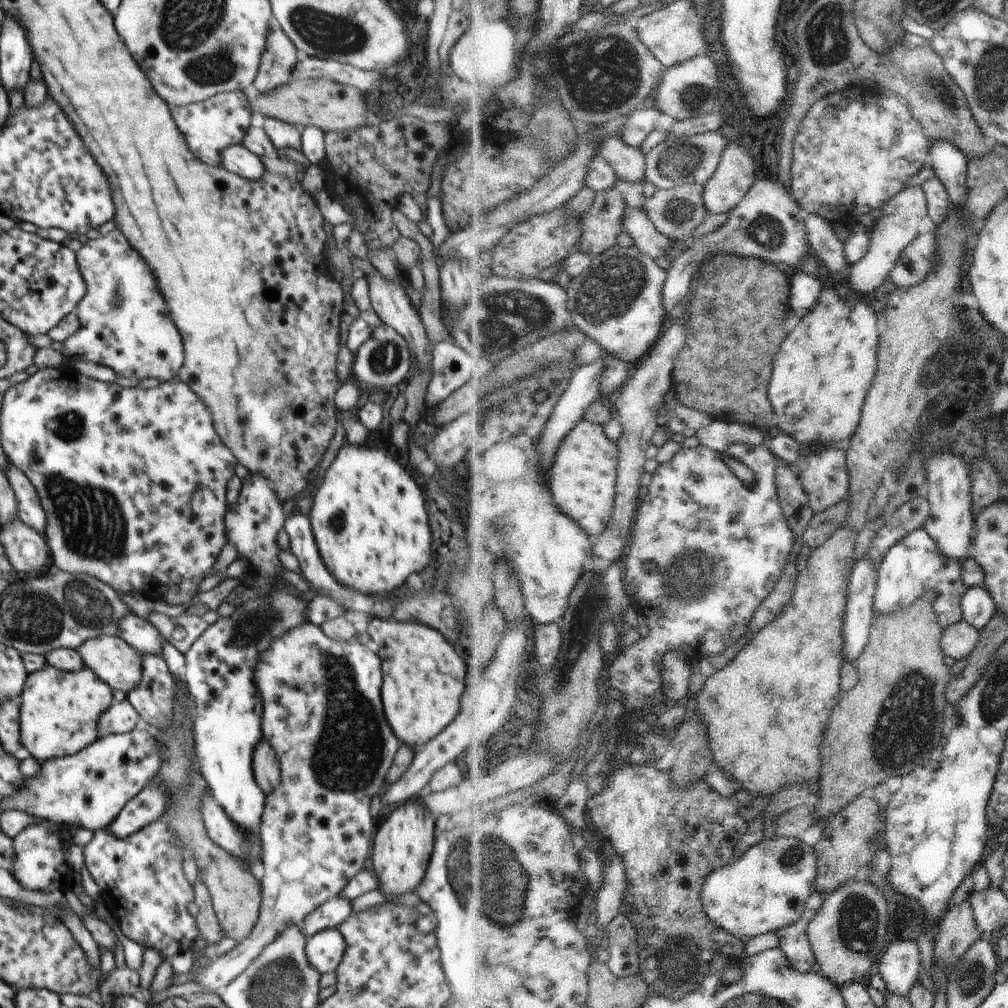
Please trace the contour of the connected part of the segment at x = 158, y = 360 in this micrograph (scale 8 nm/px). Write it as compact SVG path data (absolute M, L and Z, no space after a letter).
M118 229L94 239L84 239L82 247L75 253L82 278L86 282L86 294L75 310L80 328L62 344L61 353L66 363L75 360L90 361L107 366L119 376L139 381L156 378L163 383L176 379L184 362L183 340L172 322L170 309L156 284L156 278L144 258L130 246Z

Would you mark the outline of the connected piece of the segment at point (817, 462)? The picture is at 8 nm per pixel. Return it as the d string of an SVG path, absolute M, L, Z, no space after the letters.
M829 446L822 452L801 458L801 477L810 495L810 506L822 514L851 494L849 451Z

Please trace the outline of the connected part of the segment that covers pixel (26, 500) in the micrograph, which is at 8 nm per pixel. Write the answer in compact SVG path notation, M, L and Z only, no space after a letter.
M8 460L6 466L6 478L8 478L10 486L16 495L16 510L18 516L24 524L28 524L30 528L34 528L38 534L45 532L46 513L34 485L24 472L18 470L14 464Z

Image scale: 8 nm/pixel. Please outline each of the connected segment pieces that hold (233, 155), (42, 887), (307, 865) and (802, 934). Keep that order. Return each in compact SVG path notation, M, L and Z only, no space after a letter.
M242 143L222 148L220 162L225 169L242 176L242 178L248 178L248 180L260 180L267 174L260 157L250 152Z
M33 824L13 838L13 846L12 876L22 884L22 888L47 893L65 892L70 889L71 866L66 862L64 856L66 847L58 832L54 832L44 825Z
M309 622L272 640L270 648L260 652L254 668L254 684L262 698L262 734L275 750L281 766L280 784L265 795L258 830L265 871L259 880L260 914L252 932L234 950L192 972L192 982L219 994L286 928L300 926L310 912L338 897L349 880L368 866L371 836L376 830L370 810L372 798L384 792L386 775L401 745L384 718L382 681L377 653L359 642L330 639L320 625Z
M815 892L807 904L805 915L798 921L778 931L781 947L785 948L794 968L808 974L818 968L818 960L810 938L810 925L822 910L825 900Z

